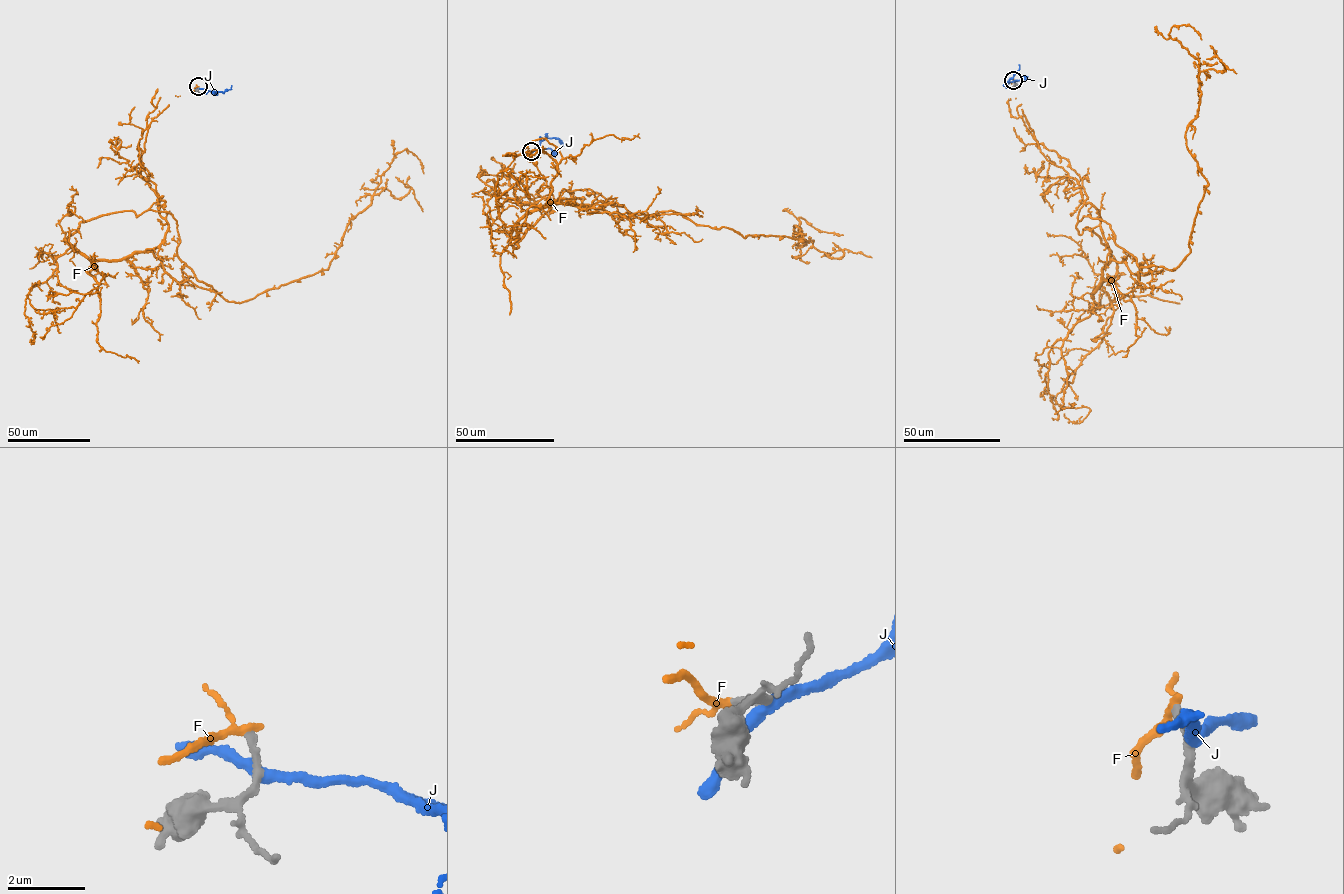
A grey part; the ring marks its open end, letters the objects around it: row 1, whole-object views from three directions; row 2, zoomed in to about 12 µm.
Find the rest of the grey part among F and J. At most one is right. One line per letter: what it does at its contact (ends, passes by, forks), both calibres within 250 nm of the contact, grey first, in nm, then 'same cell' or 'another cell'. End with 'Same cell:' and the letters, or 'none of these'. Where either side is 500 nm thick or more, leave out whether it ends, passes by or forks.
F: it passes by | 180/180 nm | another cell
J: it passes by | 280/280 nm | another cell
Same cell: none of these

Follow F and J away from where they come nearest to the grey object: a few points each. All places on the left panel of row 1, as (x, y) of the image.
F: (198, 86), (150, 123), (140, 173), (178, 257), (228, 301), (327, 270), (399, 152), (423, 173)
J: (198, 88), (223, 92), (231, 85)

